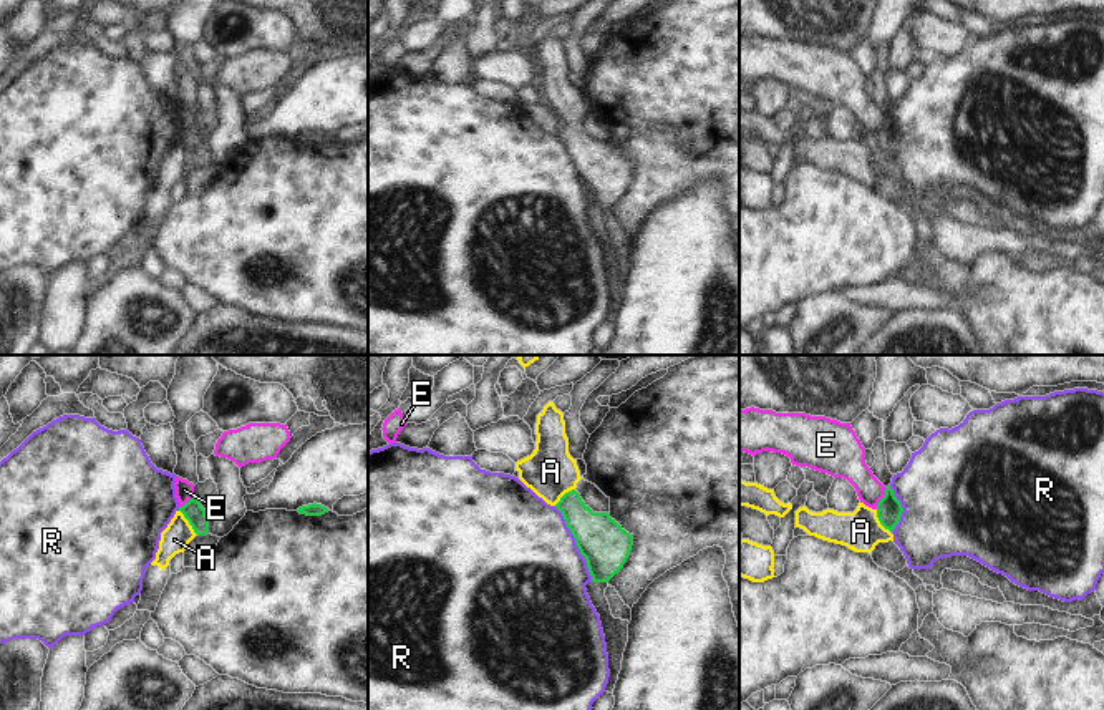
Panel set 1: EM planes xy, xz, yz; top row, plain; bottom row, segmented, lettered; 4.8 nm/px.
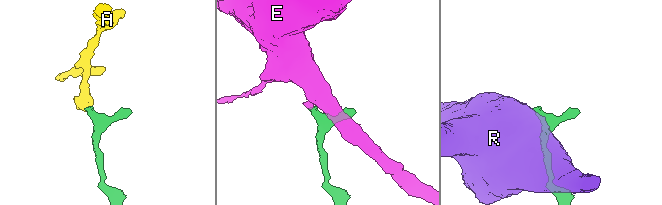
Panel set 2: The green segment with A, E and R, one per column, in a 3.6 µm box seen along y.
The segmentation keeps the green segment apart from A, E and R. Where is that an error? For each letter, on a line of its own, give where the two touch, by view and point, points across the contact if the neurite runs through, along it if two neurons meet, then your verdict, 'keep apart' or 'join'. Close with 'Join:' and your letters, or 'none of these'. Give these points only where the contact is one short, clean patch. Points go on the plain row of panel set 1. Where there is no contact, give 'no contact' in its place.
A: meets green in xy at (189, 151); runs through xy (194, 141), (189, 151), (174, 168); join
E: meets green in yz at (882, 126); border along yz (887, 116), (876, 136); keep apart
R: meets green in xz at (576, 171); keep apart
Join: A

